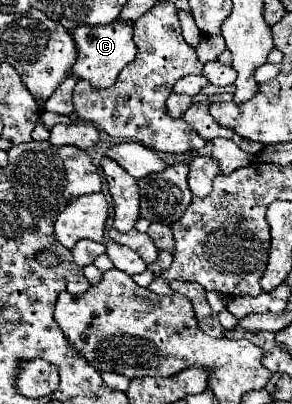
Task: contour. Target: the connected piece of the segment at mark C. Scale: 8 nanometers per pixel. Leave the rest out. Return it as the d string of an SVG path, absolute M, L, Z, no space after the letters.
M116 20L108 26L78 26L72 32L78 46L78 62L72 66L72 74L88 80L96 88L110 88L122 68L136 58L136 42L134 42L134 24Z

